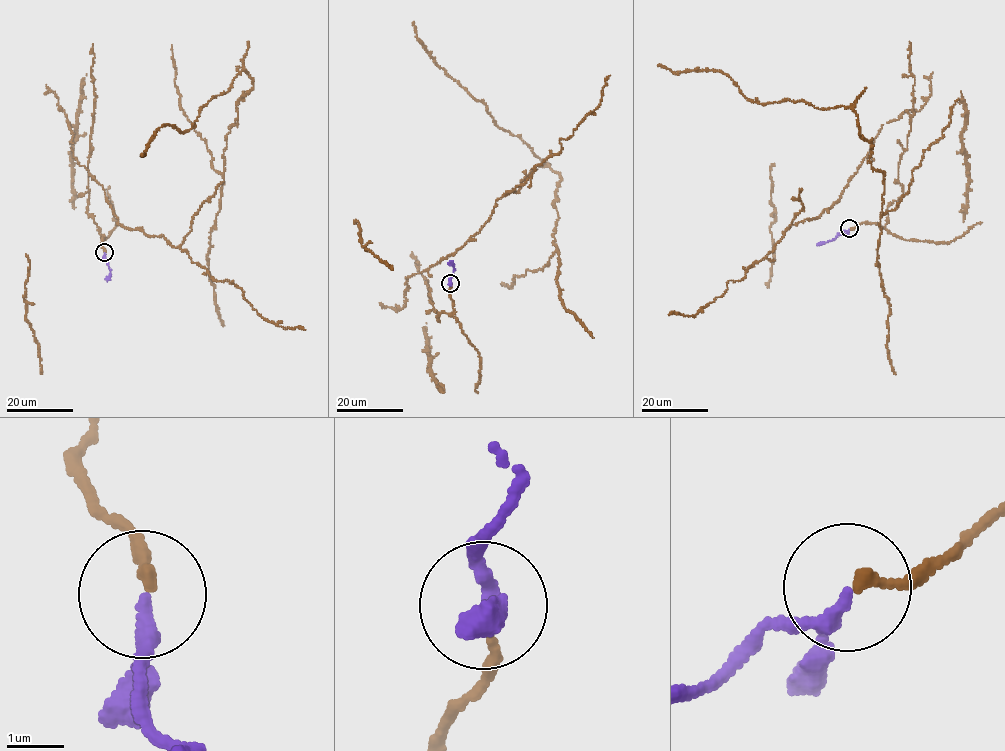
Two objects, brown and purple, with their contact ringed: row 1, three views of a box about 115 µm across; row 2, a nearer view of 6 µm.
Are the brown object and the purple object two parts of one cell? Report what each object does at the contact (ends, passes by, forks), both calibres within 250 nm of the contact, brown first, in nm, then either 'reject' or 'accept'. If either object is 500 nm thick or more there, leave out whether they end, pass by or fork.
brown ends | purple passes by | 200/190 nm | accept

